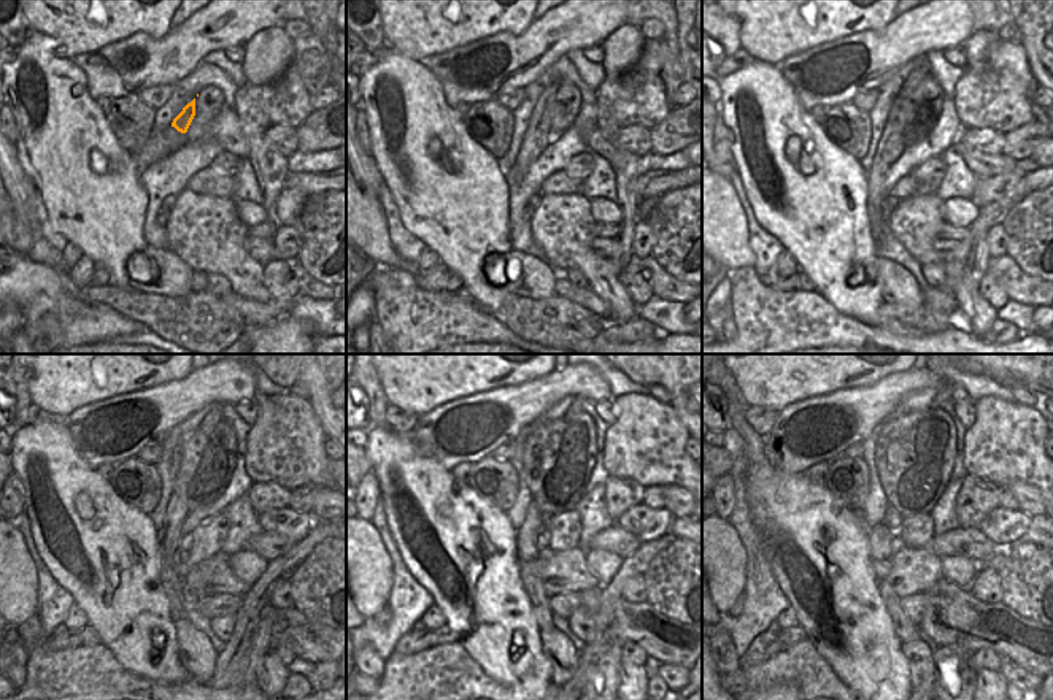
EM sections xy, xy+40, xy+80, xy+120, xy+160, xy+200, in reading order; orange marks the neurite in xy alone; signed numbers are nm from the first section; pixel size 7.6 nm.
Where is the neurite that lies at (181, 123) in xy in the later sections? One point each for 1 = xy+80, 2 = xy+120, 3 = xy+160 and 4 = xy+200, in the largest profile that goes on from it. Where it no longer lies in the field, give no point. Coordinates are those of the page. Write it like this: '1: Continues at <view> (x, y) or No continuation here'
1: Continues at xy+80 (891, 145)
2: Continues at xy+120 (177, 508)
3: Continues at xy+160 (526, 534)
4: Continues at xy+200 (880, 538).

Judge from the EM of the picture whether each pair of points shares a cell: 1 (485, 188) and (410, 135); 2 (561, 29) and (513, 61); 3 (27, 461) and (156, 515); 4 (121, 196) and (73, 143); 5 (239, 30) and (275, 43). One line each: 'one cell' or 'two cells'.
1: one cell
2: one cell
3: two cells
4: one cell
5: two cells

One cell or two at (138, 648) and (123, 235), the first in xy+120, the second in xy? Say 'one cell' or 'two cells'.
one cell

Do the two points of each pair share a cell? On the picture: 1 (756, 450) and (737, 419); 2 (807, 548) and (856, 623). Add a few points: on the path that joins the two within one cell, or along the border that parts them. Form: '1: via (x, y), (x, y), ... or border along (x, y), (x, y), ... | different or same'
1: via (753, 442), (742, 427) | same
2: via (823, 567), (831, 576), (837, 603) | same

